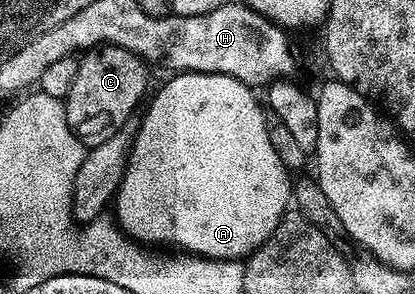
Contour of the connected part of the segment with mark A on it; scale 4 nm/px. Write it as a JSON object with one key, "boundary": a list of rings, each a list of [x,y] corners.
{"boundary":[[[179,72],[170,75],[168,78],[170,80],[154,94],[153,101],[151,101],[151,96],[151,99],[148,101],[148,104],[150,103],[149,109],[146,110],[145,117],[141,120],[141,125],[139,125],[138,128],[135,128],[133,143],[125,161],[125,173],[121,178],[121,187],[118,188],[115,195],[115,208],[117,204],[117,216],[115,215],[116,223],[130,240],[140,242],[145,246],[149,246],[147,244],[178,244],[179,247],[186,248],[186,250],[189,251],[186,253],[207,260],[241,260],[242,258],[248,258],[259,246],[263,246],[263,242],[267,242],[267,238],[275,230],[275,226],[279,226],[279,222],[285,217],[286,211],[291,204],[291,181],[289,182],[291,173],[289,169],[283,166],[283,162],[279,162],[279,154],[275,154],[275,146],[271,146],[271,138],[269,137],[271,124],[270,121],[265,121],[265,116],[267,117],[266,109],[263,107],[262,101],[260,104],[260,102],[253,97],[254,89],[250,87],[250,85],[239,82],[230,76],[224,76],[223,74],[207,74],[206,72]]]}

